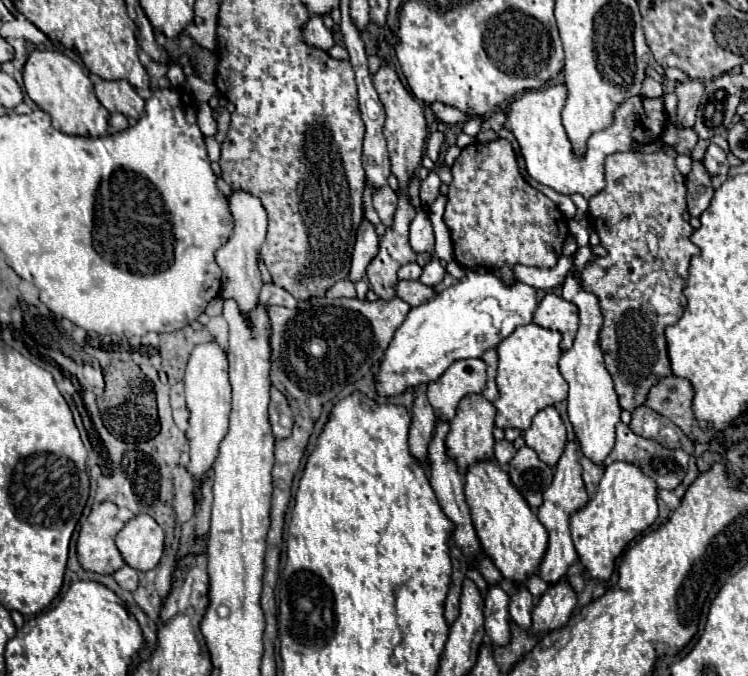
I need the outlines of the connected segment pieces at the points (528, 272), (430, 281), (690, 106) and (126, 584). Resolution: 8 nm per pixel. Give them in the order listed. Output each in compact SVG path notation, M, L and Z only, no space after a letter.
M562 256L558 260L558 264L554 268L546 268L546 270L540 270L540 268L528 268L528 266L522 266L522 264L516 264L516 268L512 268L512 274L516 276L516 280L524 282L524 284L530 284L534 288L556 288L560 286L570 270L572 270L572 256Z
M432 258L424 268L422 268L422 276L420 276L420 282L426 284L426 286L434 286L438 282L442 282L446 270L442 268L440 260L438 258Z
M686 80L676 86L678 96L678 120L682 126L692 126L696 120L698 104L706 92L706 84L700 80Z
M122 566L118 572L114 572L114 580L130 592L138 588L138 572L132 566Z

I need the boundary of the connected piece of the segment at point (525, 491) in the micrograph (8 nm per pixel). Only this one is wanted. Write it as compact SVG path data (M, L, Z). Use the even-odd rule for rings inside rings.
M524 446L508 462L508 474L514 486L530 504L530 508L536 512L536 508L542 504L542 492L552 482L552 476L554 476L552 468L544 464L532 448Z

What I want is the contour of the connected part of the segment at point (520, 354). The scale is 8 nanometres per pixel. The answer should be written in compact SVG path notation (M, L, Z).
M526 324L522 328L516 328L512 336L498 344L496 384L500 390L500 398L494 402L498 428L520 428L524 432L532 424L532 418L538 410L566 400L568 384L558 370L560 340L562 336L554 330L546 330L538 324Z

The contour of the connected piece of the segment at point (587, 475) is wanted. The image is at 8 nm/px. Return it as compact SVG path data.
M584 456L580 458L580 464L582 464L582 480L584 480L584 486L586 486L586 492L588 492L588 496L594 496L598 482L602 478L602 466L590 464L590 460L586 460Z

